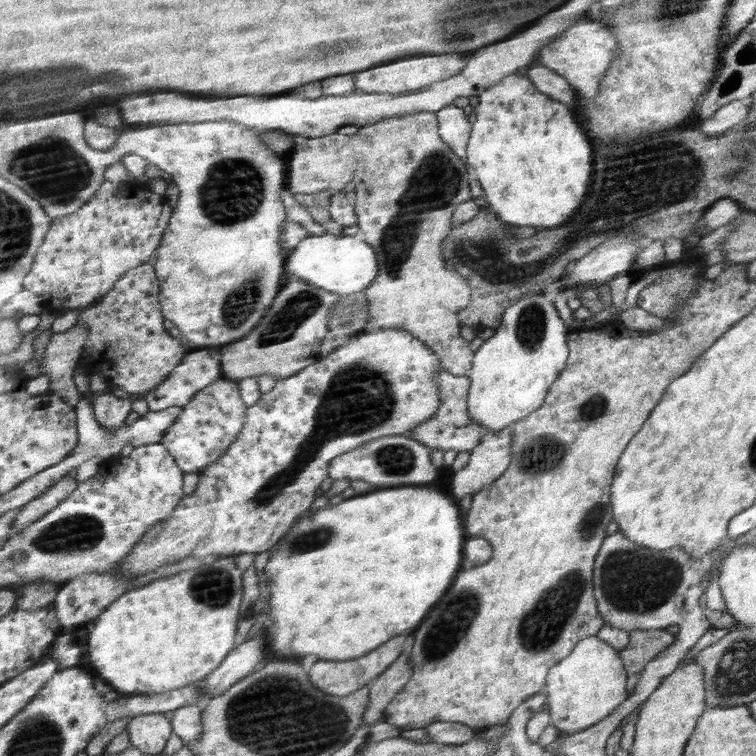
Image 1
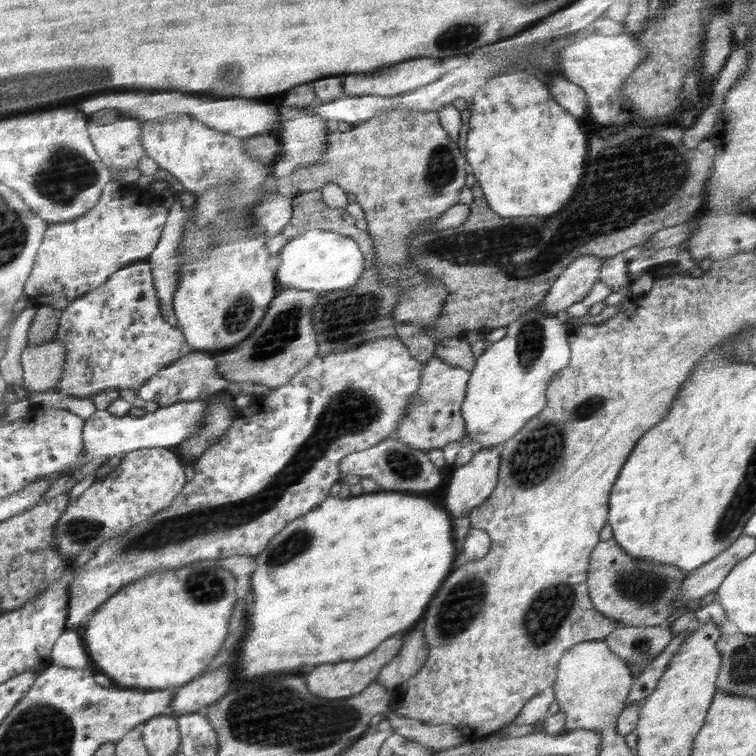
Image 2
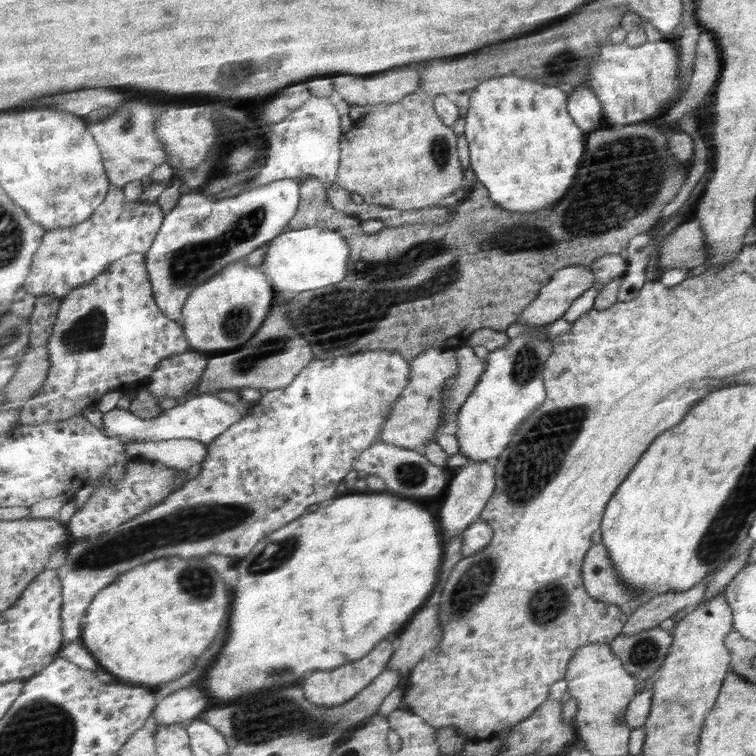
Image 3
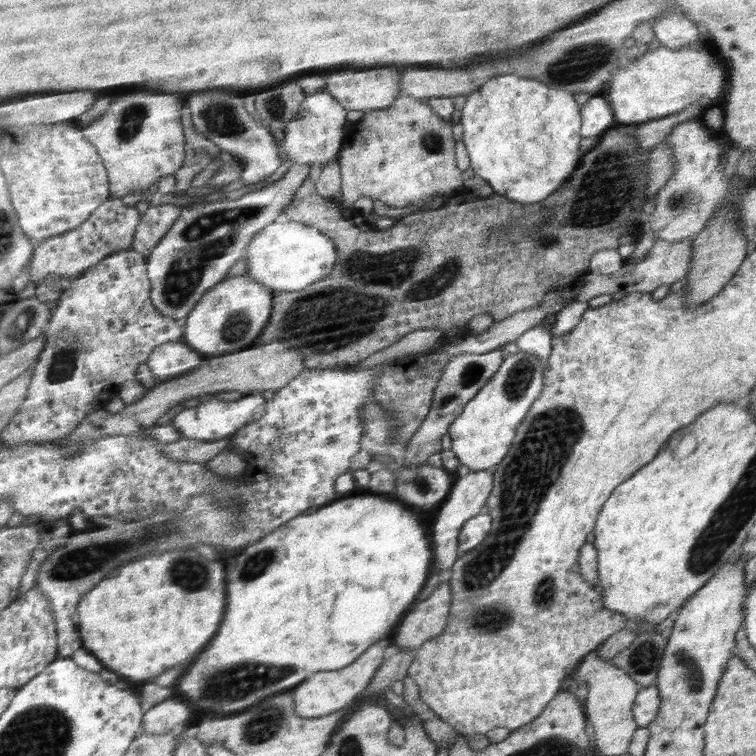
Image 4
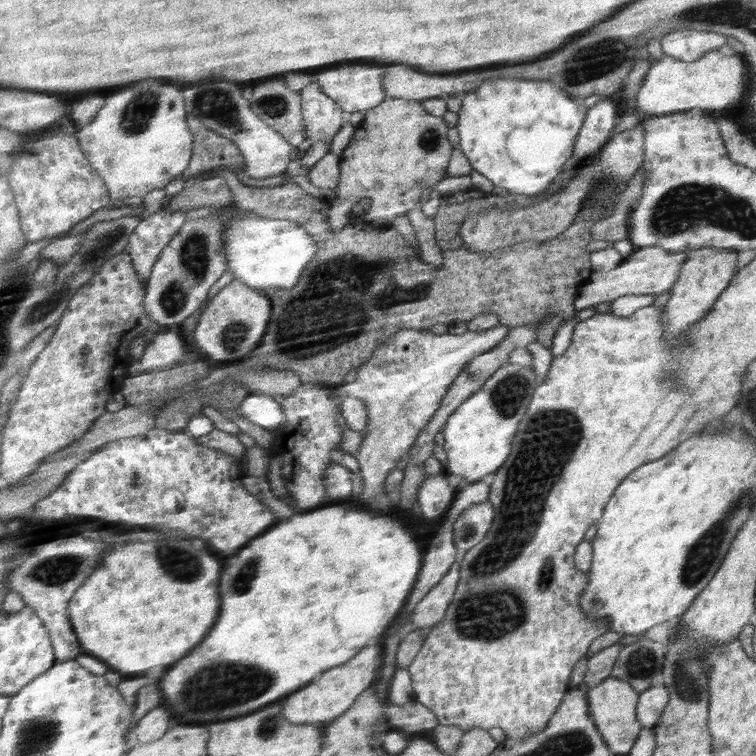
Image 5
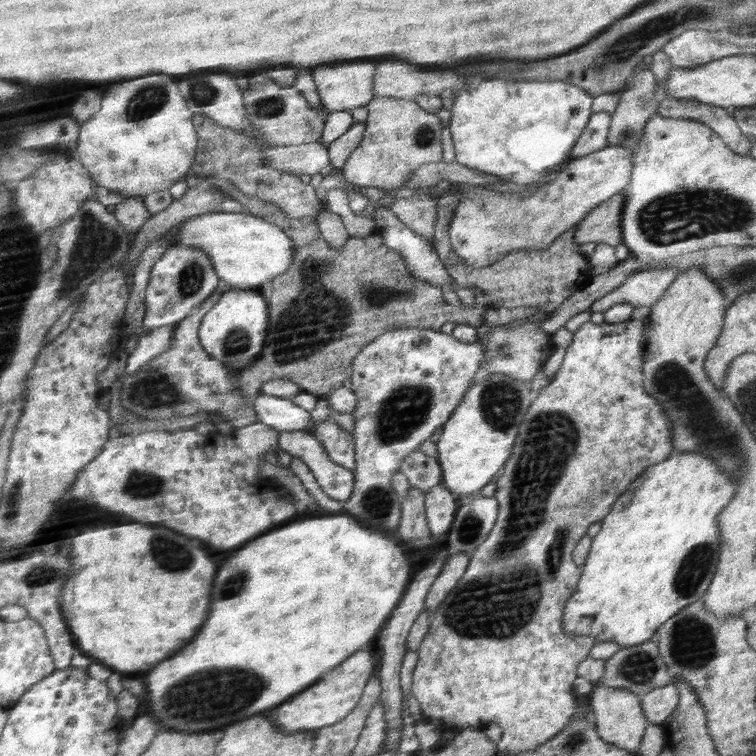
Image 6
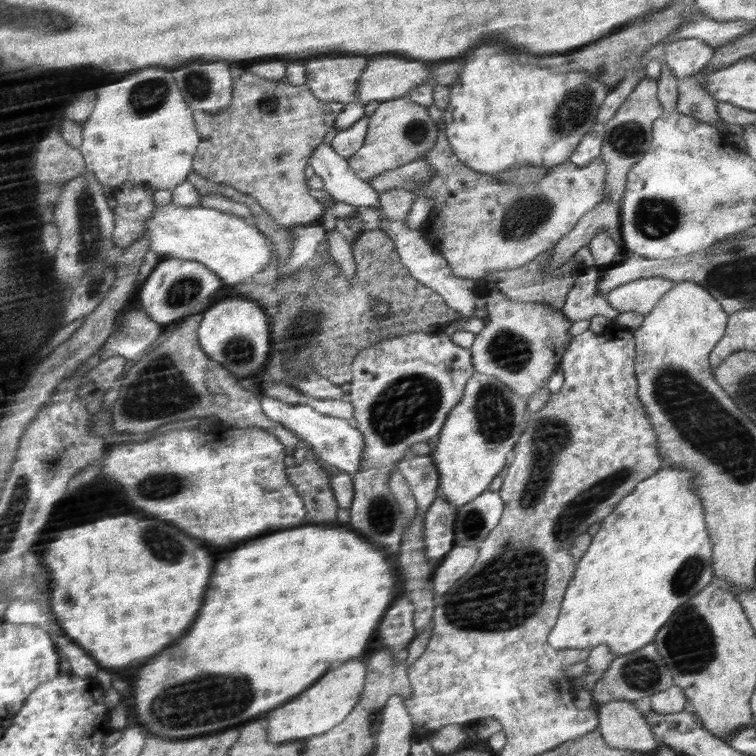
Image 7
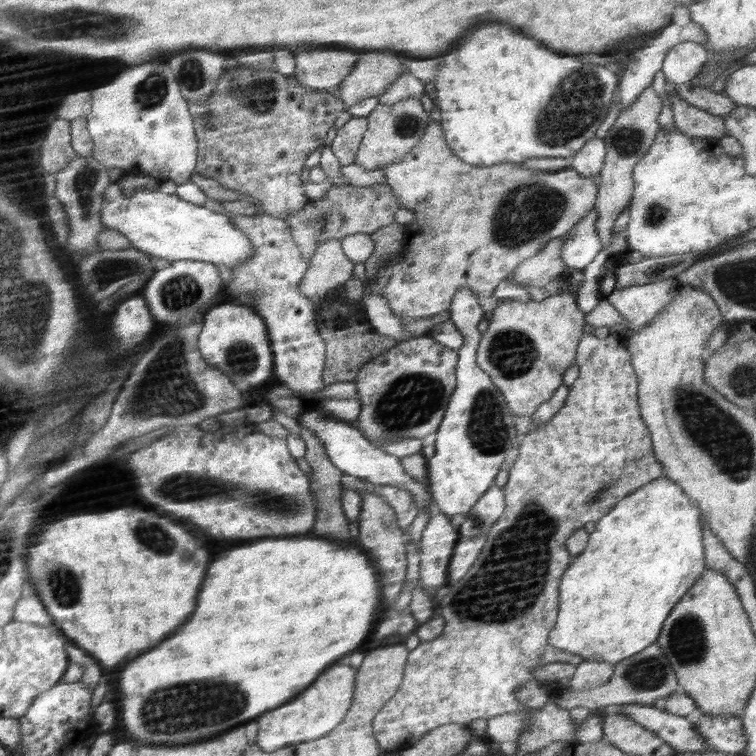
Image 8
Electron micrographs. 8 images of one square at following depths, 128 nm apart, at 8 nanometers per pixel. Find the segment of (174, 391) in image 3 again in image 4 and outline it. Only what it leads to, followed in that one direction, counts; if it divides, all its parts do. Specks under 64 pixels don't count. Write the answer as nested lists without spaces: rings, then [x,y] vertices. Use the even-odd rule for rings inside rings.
[[[184,340],[166,342],[150,353],[147,365],[150,372],[161,378],[162,382],[176,379],[192,372],[206,358],[196,352]]]

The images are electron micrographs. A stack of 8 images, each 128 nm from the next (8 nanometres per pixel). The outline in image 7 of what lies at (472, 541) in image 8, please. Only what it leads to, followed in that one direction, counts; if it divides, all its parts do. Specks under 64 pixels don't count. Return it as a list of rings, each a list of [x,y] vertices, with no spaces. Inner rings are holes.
[[[458,545],[453,546],[452,550],[444,556],[444,560],[433,574],[431,587],[436,600],[449,592],[452,585],[474,566],[478,550],[478,545]]]

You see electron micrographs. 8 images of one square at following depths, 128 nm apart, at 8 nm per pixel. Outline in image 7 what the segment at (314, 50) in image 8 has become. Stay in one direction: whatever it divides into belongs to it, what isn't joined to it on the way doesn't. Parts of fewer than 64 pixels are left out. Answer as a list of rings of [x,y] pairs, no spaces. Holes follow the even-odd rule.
[[[348,56],[310,58],[304,62],[307,86],[324,101],[344,104],[358,98],[358,79],[366,70],[369,58]]]

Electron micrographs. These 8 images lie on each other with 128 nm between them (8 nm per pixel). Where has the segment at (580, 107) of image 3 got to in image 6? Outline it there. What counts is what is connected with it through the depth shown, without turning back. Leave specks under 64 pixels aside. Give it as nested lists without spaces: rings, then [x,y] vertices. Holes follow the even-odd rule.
[[[600,111],[594,113],[586,129],[581,134],[580,140],[573,146],[574,159],[596,152],[607,146],[610,121],[610,112]]]

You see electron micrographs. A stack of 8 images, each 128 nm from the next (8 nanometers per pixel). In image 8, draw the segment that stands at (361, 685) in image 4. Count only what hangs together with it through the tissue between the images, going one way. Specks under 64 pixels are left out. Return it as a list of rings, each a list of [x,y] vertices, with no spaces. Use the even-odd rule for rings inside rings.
[[[344,664],[330,666],[316,682],[302,692],[302,698],[296,698],[288,706],[279,706],[270,714],[258,718],[258,732],[255,744],[259,750],[274,753],[286,745],[295,746],[298,743],[322,739],[336,729],[345,718],[353,704],[354,689],[357,684],[357,669]]]

